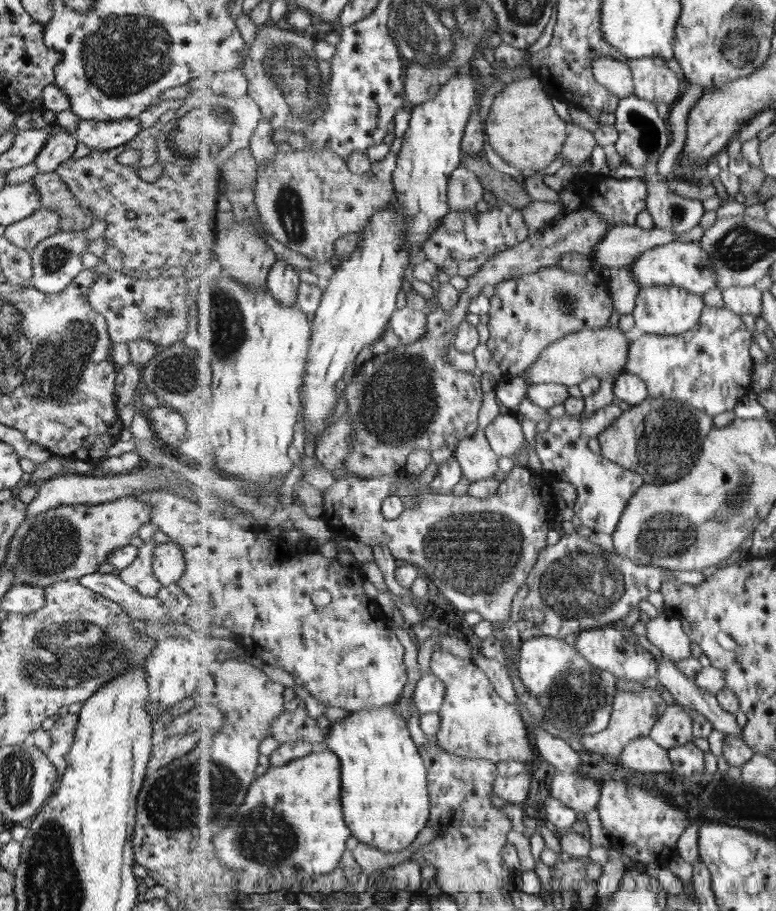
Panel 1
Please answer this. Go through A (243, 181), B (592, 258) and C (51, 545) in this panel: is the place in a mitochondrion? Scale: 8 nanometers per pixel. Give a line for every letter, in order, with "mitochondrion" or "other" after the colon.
A: other
B: other
C: mitochondrion

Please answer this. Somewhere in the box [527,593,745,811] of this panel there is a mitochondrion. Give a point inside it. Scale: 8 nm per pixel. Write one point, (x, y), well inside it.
(574, 696)

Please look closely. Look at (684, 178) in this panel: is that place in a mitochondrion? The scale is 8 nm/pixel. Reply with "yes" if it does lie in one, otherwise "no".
no

